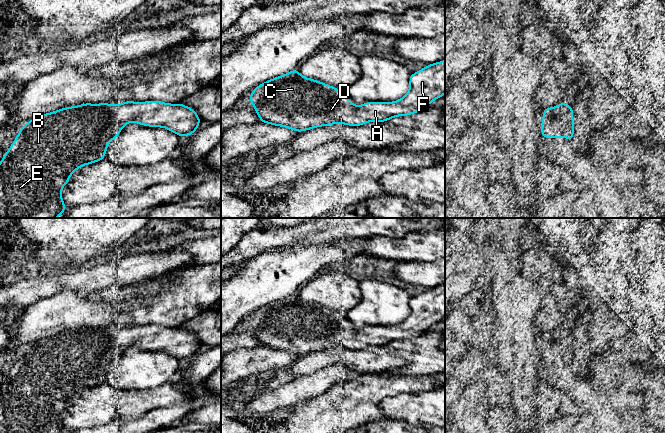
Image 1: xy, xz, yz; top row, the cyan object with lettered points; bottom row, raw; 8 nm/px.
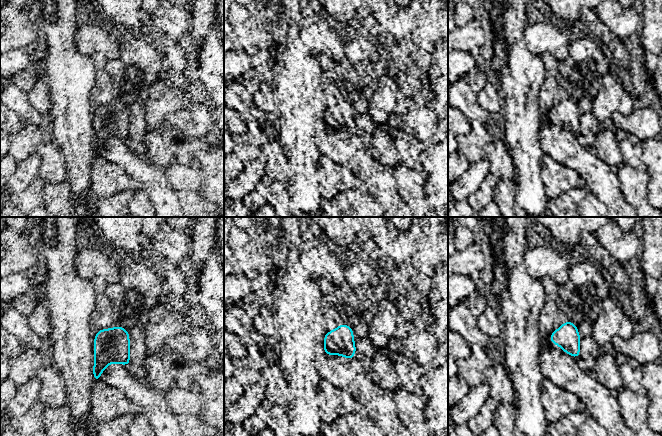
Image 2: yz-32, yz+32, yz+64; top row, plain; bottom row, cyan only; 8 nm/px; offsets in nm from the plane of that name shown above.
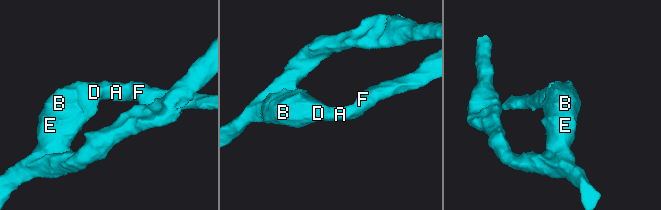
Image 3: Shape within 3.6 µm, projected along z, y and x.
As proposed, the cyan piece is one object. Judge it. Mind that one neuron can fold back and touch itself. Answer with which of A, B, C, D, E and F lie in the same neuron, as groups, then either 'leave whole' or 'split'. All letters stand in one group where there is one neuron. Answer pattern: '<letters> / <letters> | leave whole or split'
A B C D E F | leave whole

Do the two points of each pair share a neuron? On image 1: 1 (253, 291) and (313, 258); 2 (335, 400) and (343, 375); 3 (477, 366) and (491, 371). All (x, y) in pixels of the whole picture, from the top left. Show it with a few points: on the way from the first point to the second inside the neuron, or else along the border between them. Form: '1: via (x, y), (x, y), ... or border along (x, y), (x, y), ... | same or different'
1: via (268, 277), (275, 270), (290, 268), (298, 264) | same
2: border along (346, 380), (337, 383), (321, 394) | different
3: border along (481, 369), (479, 377) | different

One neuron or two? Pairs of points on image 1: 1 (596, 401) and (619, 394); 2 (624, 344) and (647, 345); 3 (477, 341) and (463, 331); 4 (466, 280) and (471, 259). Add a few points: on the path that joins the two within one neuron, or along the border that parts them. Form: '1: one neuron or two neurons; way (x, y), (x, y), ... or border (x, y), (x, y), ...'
1: two neurons; border (609, 394), (619, 418)
2: one neuron; way (630, 345), (641, 345)
3: one neuron; way (474, 338), (466, 332)
4: two neurons; border (455, 273), (474, 275)

